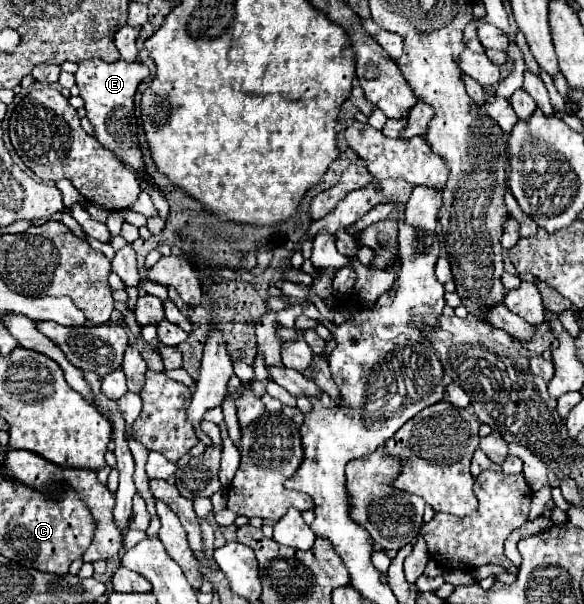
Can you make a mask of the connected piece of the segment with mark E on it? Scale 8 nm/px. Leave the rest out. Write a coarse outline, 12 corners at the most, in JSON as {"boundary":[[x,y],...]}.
{"boundary":[[101,59],[75,73],[99,145],[159,189],[135,139],[143,63]]}

